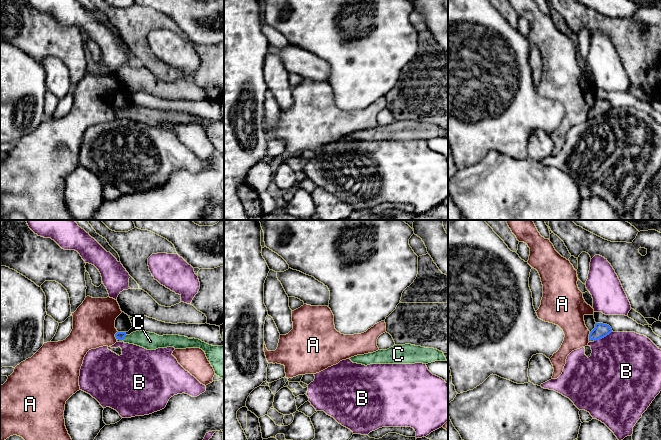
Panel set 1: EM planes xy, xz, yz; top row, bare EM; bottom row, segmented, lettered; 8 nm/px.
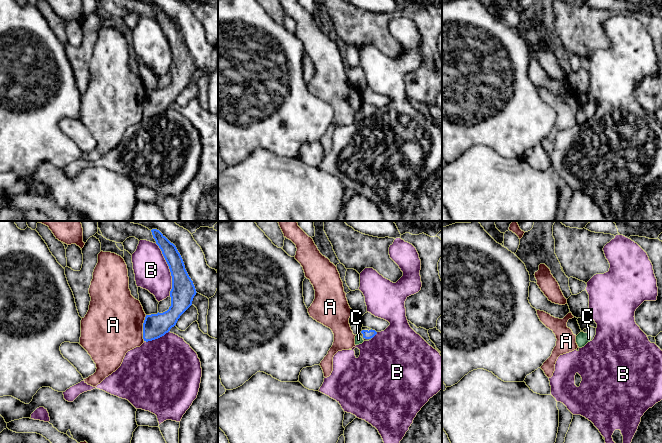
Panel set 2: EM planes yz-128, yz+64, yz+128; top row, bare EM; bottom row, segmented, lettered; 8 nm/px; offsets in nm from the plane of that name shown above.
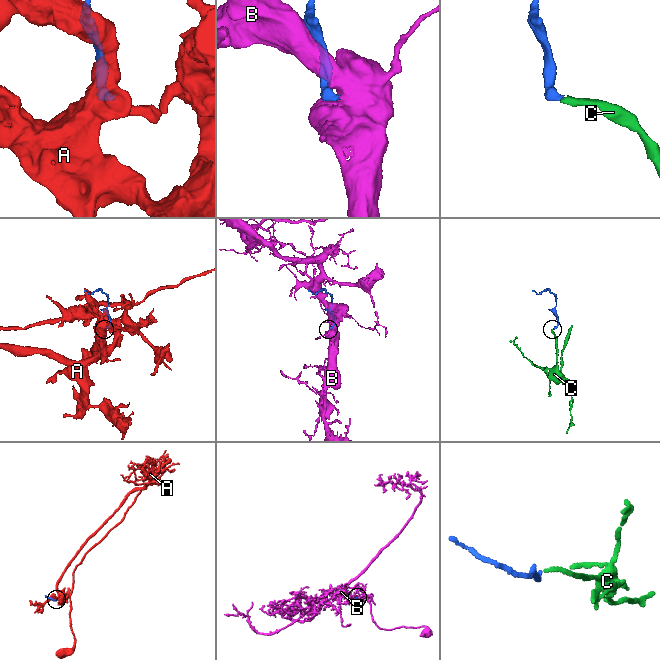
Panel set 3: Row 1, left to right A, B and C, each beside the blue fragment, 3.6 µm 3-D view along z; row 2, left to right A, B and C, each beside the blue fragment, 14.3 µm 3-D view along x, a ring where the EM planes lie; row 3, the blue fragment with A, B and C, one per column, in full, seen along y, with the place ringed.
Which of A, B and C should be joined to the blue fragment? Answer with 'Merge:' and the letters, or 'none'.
Merge: C

